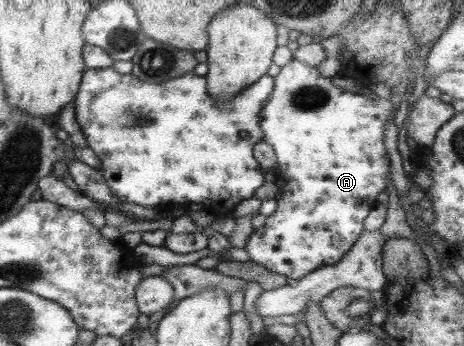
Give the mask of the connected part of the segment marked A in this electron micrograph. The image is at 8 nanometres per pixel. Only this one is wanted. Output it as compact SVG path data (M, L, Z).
M291 59L273 78L269 100L261 108L258 127L262 141L267 142L276 156L278 174L273 181L278 194L276 207L261 228L252 230L244 250L255 262L275 274L297 280L319 267L335 264L363 232L369 211L377 204L375 196L387 192L390 179L389 159L383 147L383 125L393 112L389 100L345 92L323 77L316 66Z

